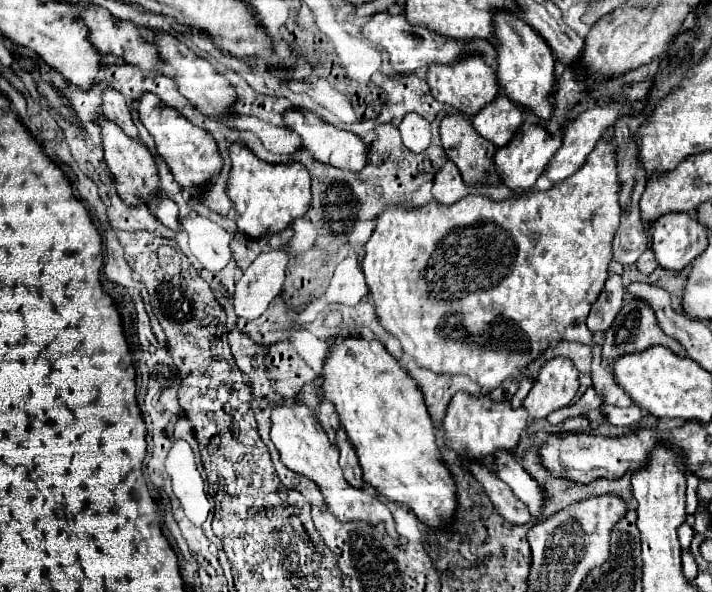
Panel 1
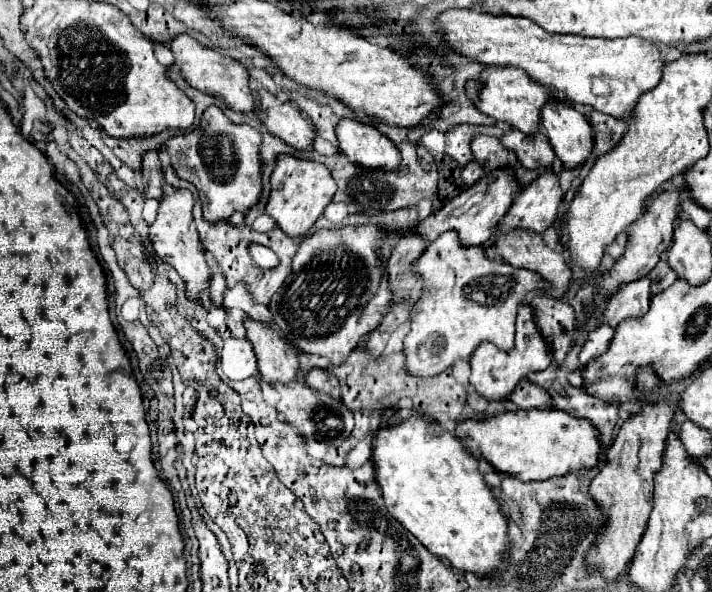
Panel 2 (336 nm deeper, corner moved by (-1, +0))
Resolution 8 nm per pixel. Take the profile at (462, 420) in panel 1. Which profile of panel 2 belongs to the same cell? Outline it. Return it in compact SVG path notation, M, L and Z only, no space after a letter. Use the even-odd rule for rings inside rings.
M530 303L520 305L518 309L518 319L516 319L516 343L510 351L502 351L492 343L484 343L472 353L470 365L472 365L472 375L470 375L470 385L476 389L478 395L486 397L488 401L504 401L510 397L512 389L526 379L534 371L542 371L552 363L552 355L548 349L548 343L540 337L540 331L532 319L532 309Z

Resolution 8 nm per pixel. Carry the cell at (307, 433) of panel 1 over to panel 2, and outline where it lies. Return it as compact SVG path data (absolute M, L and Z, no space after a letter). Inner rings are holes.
M244 321L248 339L258 357L258 373L262 383L292 383L298 377L298 357L292 345L278 329L260 321Z

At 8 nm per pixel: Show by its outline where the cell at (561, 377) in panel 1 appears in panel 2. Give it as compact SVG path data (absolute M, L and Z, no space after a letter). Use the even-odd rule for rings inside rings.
M602 323L602 325L598 327L598 331L592 331L592 333L588 335L582 351L580 351L580 365L584 367L588 361L592 361L592 359L596 359L598 355L602 355L602 353L608 349L612 337L614 337L614 329L612 329L610 325L606 325L606 323Z

